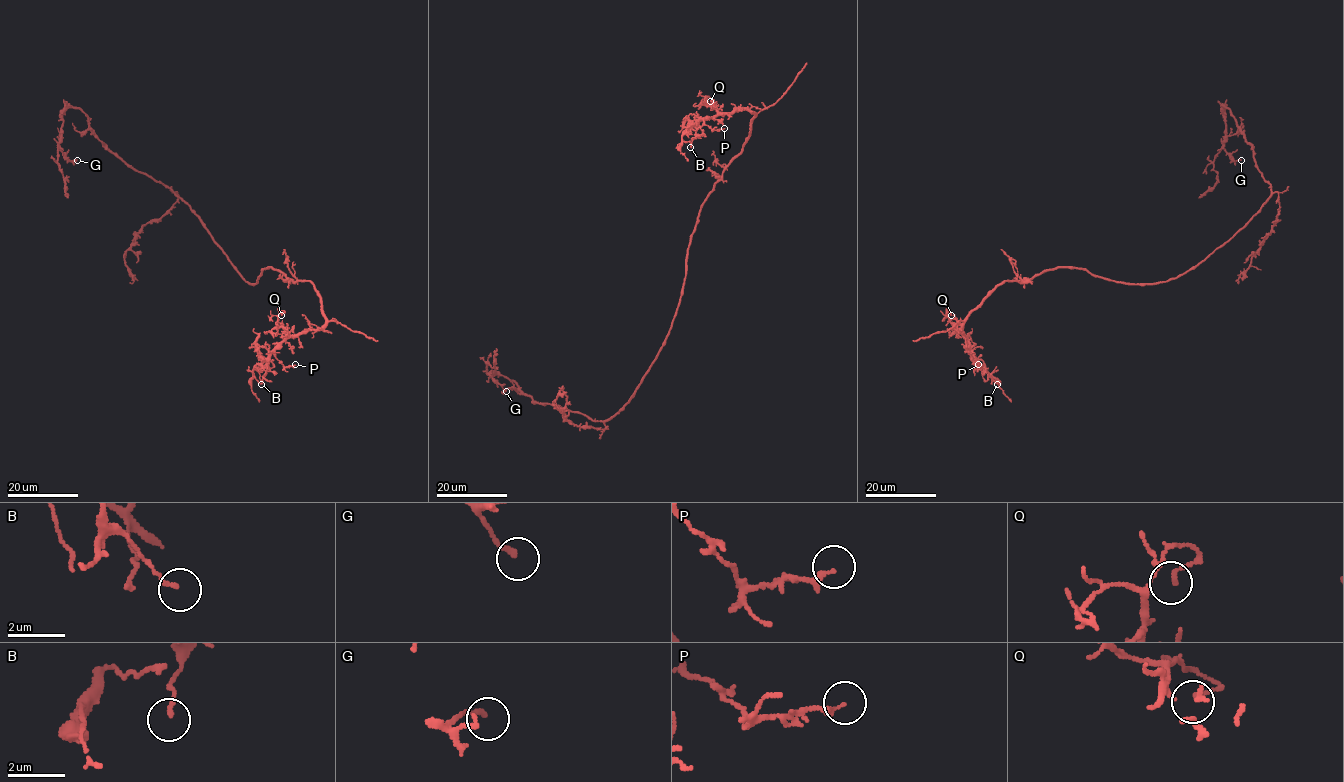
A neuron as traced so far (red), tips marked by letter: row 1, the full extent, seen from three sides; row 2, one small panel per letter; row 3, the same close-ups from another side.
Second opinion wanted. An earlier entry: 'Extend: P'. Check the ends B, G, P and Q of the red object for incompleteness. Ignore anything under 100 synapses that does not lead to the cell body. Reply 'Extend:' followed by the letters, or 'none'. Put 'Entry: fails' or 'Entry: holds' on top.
Entry: fails
Extend: none

